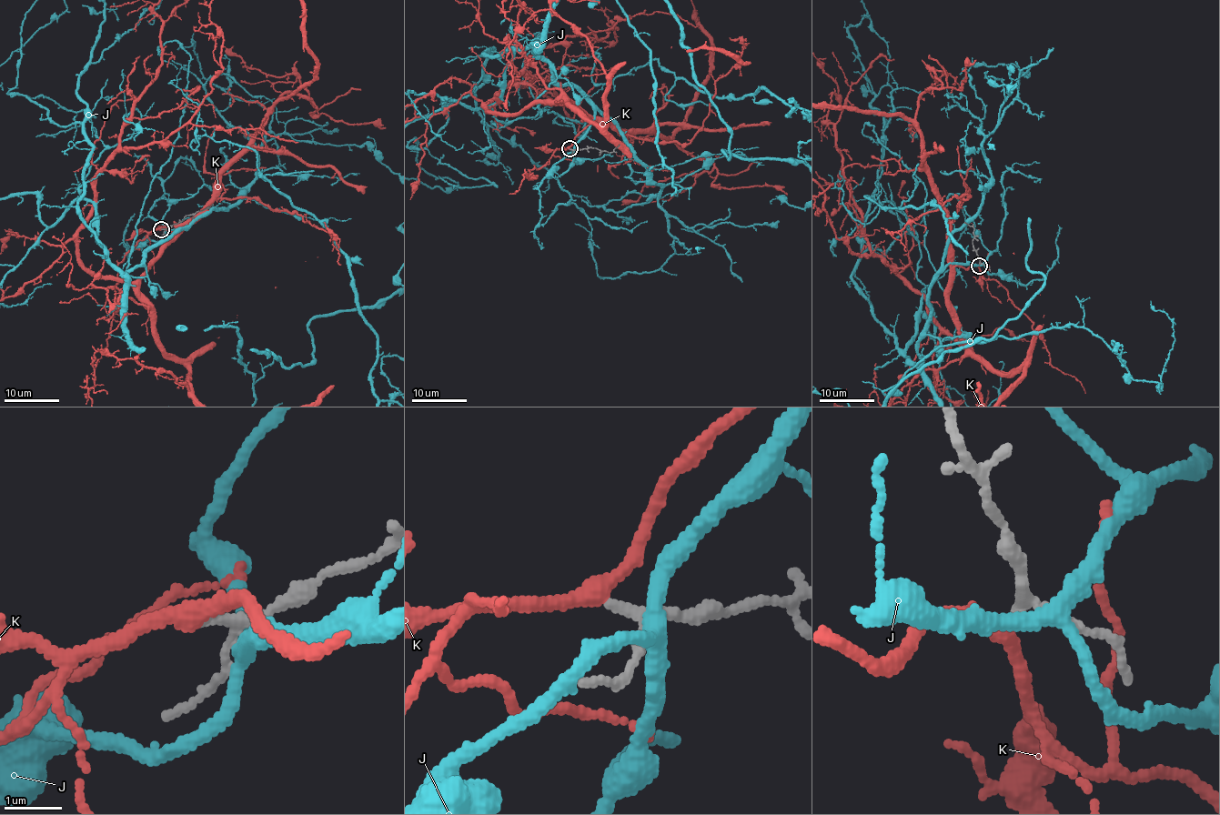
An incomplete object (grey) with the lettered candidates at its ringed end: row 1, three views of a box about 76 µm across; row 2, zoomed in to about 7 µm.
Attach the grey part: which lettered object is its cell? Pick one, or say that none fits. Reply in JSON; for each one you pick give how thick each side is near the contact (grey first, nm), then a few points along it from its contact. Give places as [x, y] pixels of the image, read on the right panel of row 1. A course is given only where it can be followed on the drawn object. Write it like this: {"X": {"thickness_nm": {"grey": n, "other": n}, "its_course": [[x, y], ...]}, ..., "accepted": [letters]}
{"accepted": []}

